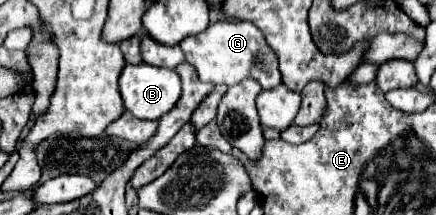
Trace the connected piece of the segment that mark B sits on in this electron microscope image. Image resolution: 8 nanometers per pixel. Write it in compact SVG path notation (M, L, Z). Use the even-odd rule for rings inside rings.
M128 64L120 76L120 92L122 92L126 110L130 110L136 118L160 120L166 112L170 112L176 106L176 102L182 94L182 84L180 84L180 76L176 70L156 68L150 64L142 64L142 66Z

